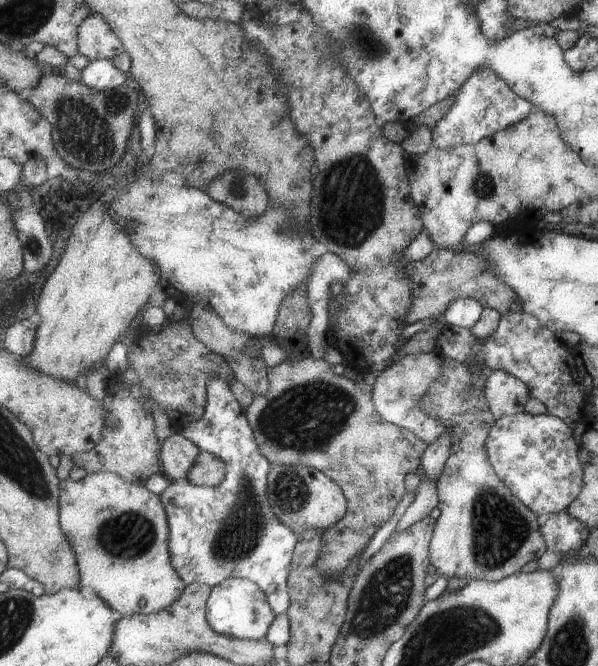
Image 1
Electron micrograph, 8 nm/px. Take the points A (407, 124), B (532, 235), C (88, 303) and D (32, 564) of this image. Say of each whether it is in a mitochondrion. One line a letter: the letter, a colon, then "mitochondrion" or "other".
A: other
B: other
C: other
D: other

